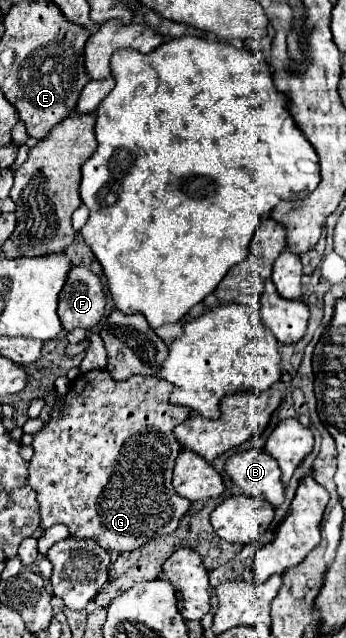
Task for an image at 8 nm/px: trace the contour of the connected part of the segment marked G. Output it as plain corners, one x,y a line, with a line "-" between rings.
91,370
77,376
67,394
55,402
51,418
43,430
33,434
33,458
29,462
29,486
37,492
41,504
41,528
65,524
71,538
91,538
109,552
131,552
153,536
171,534
191,502
179,496
171,486
171,474
181,444
173,436
173,428
181,424
191,410
169,402
173,384
161,378
133,376
117,382
107,370

